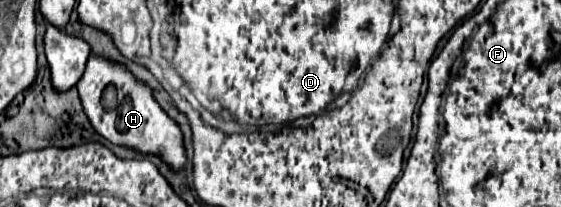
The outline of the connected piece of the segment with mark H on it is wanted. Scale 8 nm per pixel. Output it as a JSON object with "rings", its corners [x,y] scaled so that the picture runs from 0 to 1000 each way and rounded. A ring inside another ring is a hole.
{"rings":[[[160,266],[153,304],[153,343],[135,401],[135,420],[143,440],[150,536],[164,614],[171,623],[171,643],[178,643],[182,662],[189,662],[207,700],[242,710],[253,739],[282,739],[282,720],[289,720],[296,787],[314,826],[324,816],[332,778],[332,720],[328,720],[328,652],[321,604],[275,478],[275,440],[267,430],[267,411],[257,391],[246,391],[225,314],[189,285],[182,266]],[[193,401],[203,401],[210,430],[210,507],[200,536],[189,536],[178,498],[182,430]]]}

